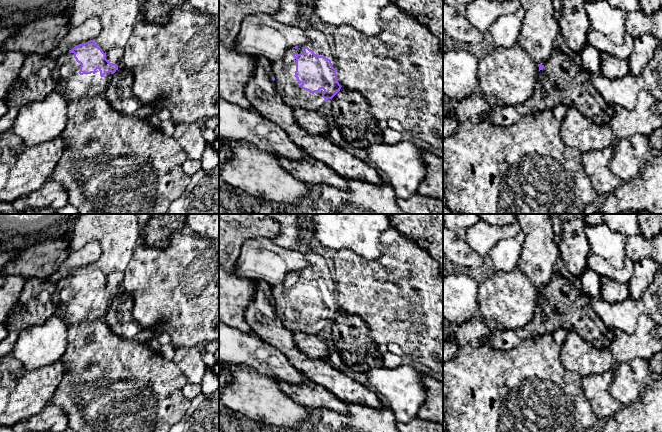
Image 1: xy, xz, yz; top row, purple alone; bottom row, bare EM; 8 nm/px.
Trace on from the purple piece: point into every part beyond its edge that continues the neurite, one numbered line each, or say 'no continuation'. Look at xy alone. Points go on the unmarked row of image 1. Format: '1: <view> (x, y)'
1: xy (118, 234)
2: xy (65, 295)

